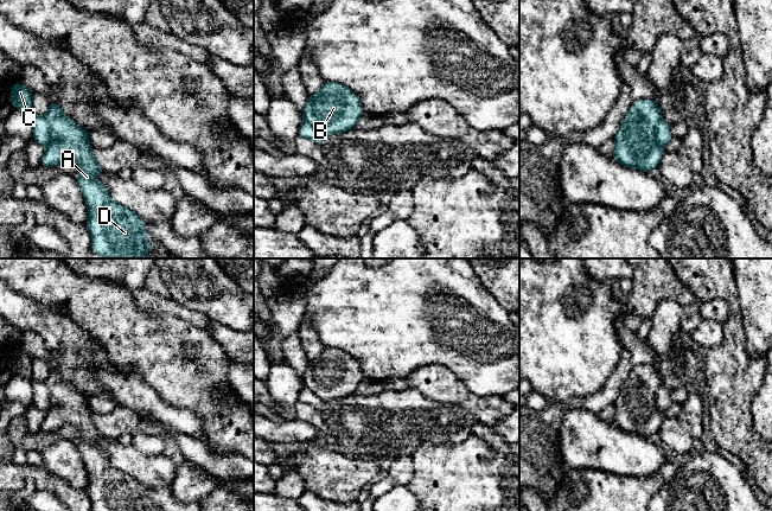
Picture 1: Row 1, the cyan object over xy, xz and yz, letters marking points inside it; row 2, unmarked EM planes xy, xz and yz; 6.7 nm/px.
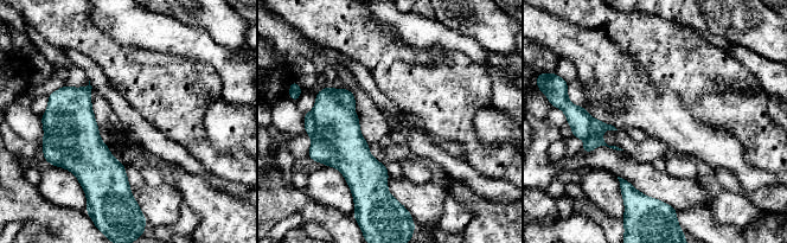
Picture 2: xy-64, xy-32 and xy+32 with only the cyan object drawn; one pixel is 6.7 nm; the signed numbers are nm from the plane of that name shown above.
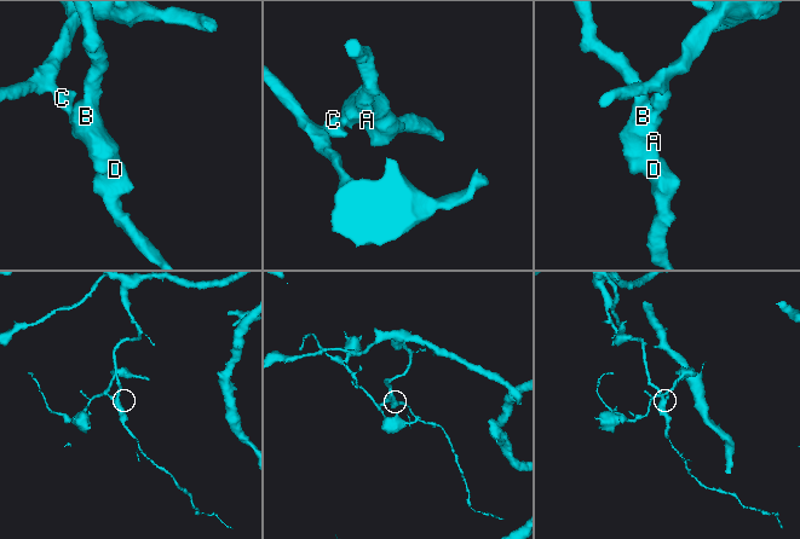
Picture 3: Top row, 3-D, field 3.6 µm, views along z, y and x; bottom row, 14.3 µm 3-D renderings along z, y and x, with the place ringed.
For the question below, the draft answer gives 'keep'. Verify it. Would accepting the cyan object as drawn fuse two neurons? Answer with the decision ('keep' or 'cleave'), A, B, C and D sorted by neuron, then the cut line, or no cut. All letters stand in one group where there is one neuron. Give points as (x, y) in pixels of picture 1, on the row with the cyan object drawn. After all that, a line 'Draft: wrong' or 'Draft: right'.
cleave; A B D / C; cut in xy along (44, 116), (49, 125), (49, 142), (46, 145)
Draft: wrong

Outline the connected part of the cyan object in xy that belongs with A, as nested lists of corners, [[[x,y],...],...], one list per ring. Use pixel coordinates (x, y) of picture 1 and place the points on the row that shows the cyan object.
[[[51,100],[50,108],[45,114],[50,124],[50,141],[42,158],[40,165],[56,167],[64,159],[76,161],[82,171],[75,177],[83,193],[89,218],[85,223],[91,236],[91,250],[103,258],[147,258],[152,245],[145,231],[145,222],[132,210],[116,204],[109,196],[104,185],[94,179],[95,174],[104,172],[91,154],[89,133],[62,113],[60,107]]]

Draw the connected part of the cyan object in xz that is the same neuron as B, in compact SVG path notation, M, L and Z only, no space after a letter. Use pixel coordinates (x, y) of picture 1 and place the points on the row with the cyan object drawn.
M325 82L302 110L304 121L324 136L355 128L363 114L359 97L338 82Z

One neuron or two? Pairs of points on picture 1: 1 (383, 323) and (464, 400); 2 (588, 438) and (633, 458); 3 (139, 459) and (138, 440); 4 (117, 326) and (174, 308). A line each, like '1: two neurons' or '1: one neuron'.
1: two neurons
2: one neuron
3: two neurons
4: two neurons

